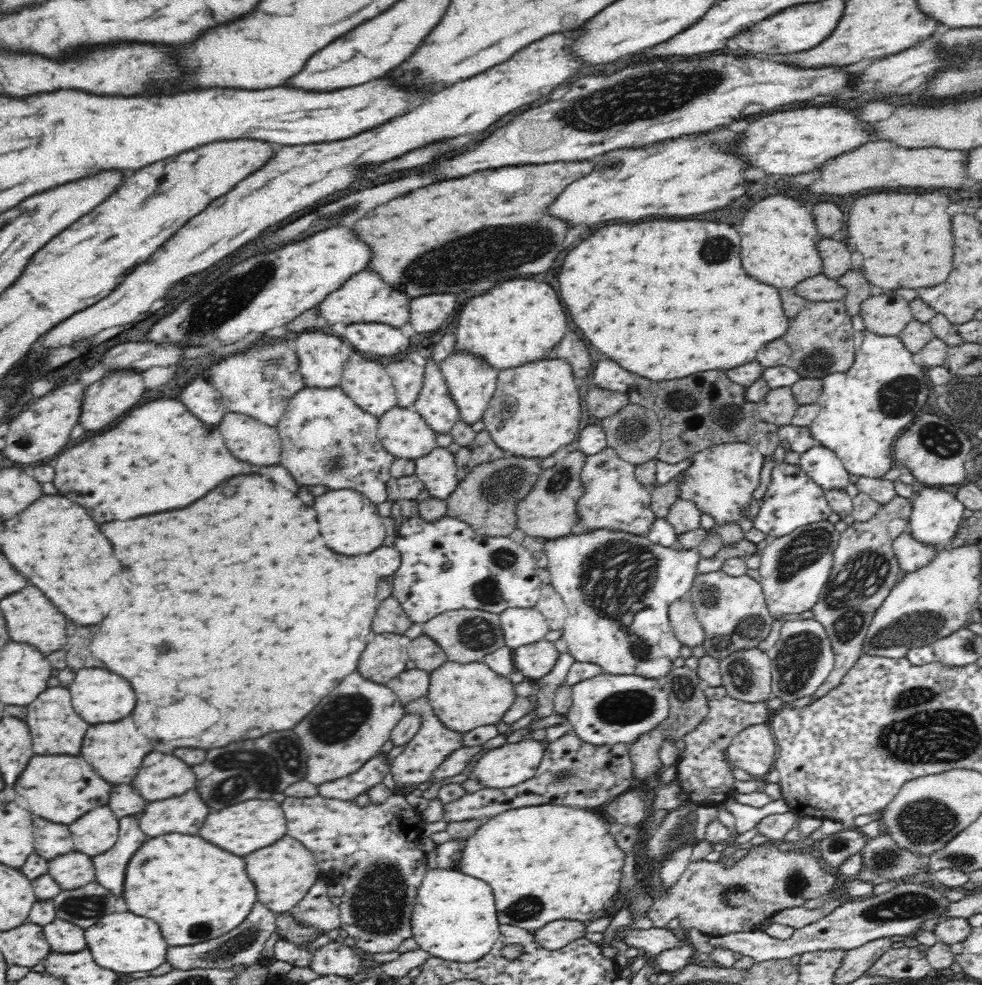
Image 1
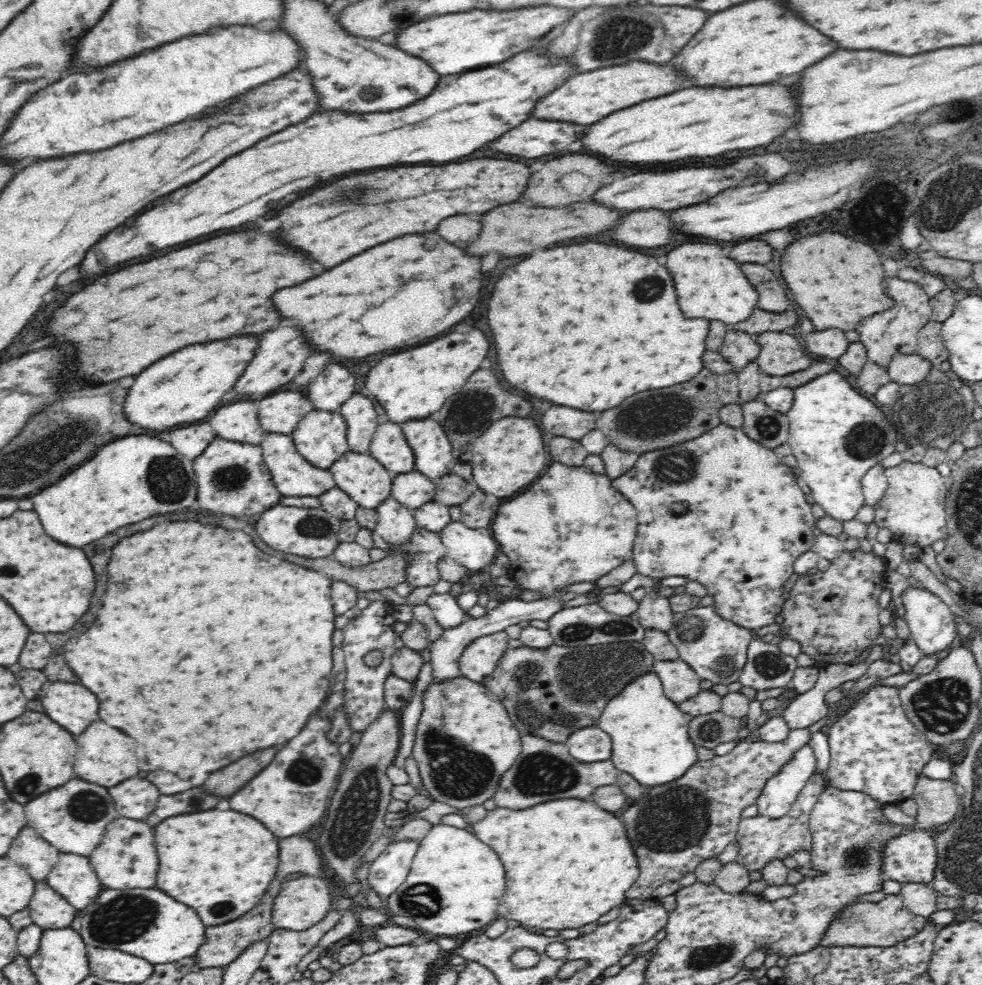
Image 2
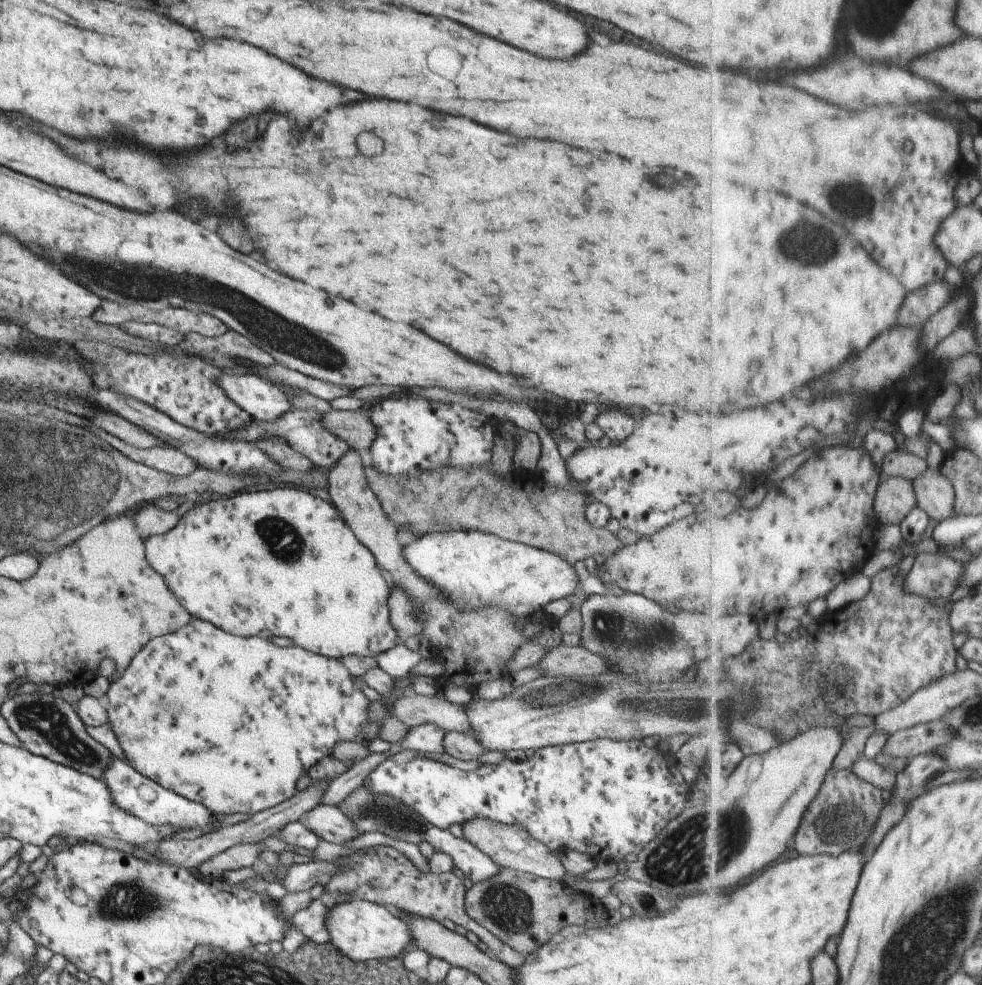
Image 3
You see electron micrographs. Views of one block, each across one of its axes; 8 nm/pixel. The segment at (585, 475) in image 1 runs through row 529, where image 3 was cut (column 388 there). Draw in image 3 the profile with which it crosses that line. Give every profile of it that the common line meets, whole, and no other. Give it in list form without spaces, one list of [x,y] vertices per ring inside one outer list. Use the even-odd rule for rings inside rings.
[[[277,485],[275,490],[255,492],[239,492],[234,496],[216,496],[201,506],[187,510],[178,518],[177,524],[169,532],[149,536],[142,540],[147,564],[159,576],[163,577],[169,592],[175,596],[185,611],[197,619],[209,622],[212,626],[223,630],[225,633],[246,637],[282,637],[290,641],[295,647],[307,650],[312,654],[319,654],[329,659],[339,659],[348,655],[361,657],[377,657],[383,652],[396,646],[398,637],[390,622],[390,608],[387,608],[389,586],[377,568],[374,556],[363,546],[351,529],[343,522],[336,508],[328,502],[309,495],[305,490],[297,490],[289,486]]]

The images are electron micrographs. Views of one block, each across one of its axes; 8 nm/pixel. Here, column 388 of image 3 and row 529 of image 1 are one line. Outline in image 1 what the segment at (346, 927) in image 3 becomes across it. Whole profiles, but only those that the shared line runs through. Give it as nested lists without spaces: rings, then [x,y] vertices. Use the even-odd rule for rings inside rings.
[[[924,485],[911,503],[909,532],[916,540],[937,547],[953,539],[961,528],[965,506],[956,495]]]

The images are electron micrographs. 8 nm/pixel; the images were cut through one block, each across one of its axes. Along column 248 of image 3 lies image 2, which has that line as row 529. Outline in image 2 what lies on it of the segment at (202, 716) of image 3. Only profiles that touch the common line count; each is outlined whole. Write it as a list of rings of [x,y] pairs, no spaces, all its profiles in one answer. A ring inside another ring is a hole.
[[[720,424],[712,430],[707,430],[702,436],[694,440],[643,453],[639,456],[635,466],[612,481],[612,484],[613,488],[634,504],[634,509],[638,511],[640,524],[638,524],[631,558],[639,574],[648,576],[653,581],[671,576],[685,576],[688,581],[699,582],[708,589],[708,595],[714,597],[715,611],[721,614],[722,618],[736,622],[740,626],[752,630],[752,632],[761,630],[761,628],[779,620],[781,608],[787,595],[785,585],[790,580],[788,578],[794,573],[794,562],[800,554],[811,550],[815,544],[817,519],[812,515],[811,505],[806,501],[807,491],[800,485],[791,468],[780,463],[774,449],[760,445],[759,442],[750,438],[742,428]]]

